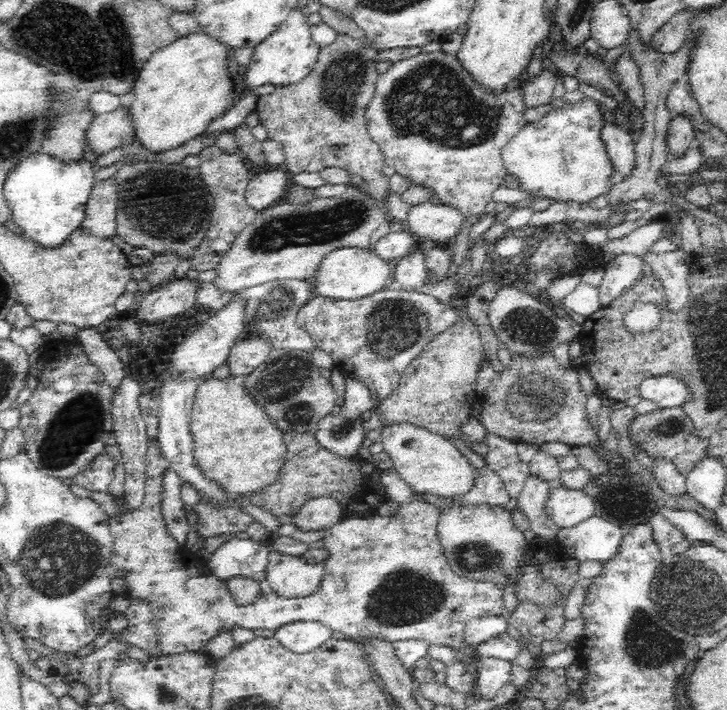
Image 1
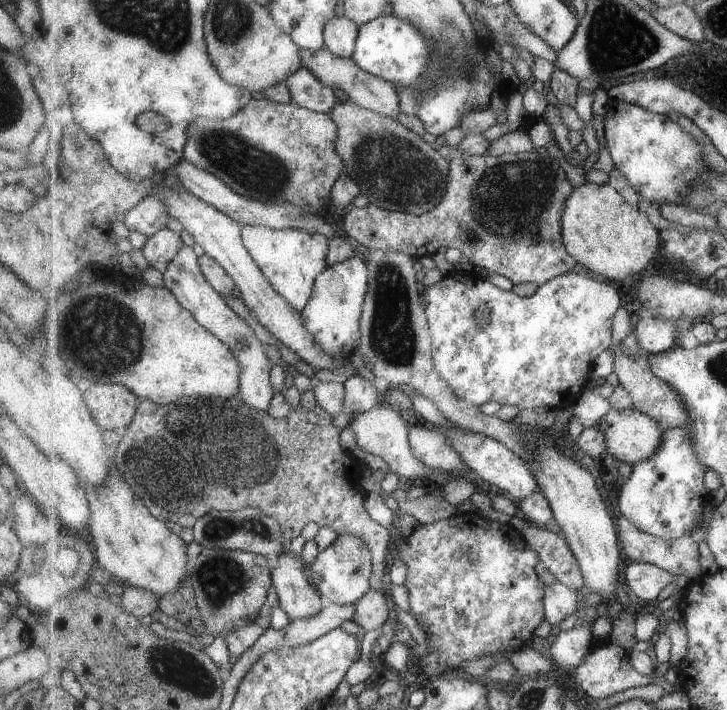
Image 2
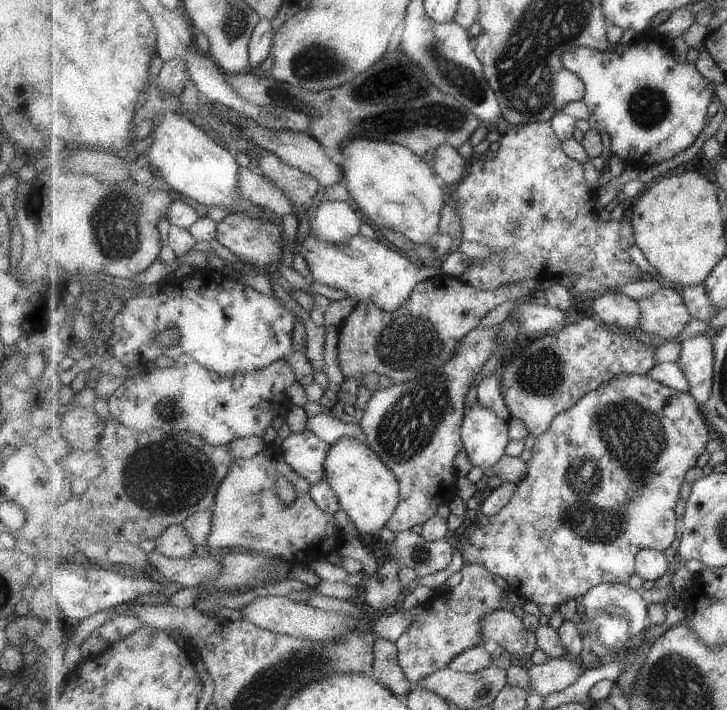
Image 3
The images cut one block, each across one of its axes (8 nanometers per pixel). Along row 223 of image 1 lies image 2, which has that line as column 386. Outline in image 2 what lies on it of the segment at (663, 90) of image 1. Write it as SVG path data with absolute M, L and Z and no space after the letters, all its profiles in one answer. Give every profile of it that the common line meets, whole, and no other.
M371 588L359 602L355 602L353 621L361 626L363 631L383 629L383 624L393 617L393 610L389 606L387 595L377 588Z

